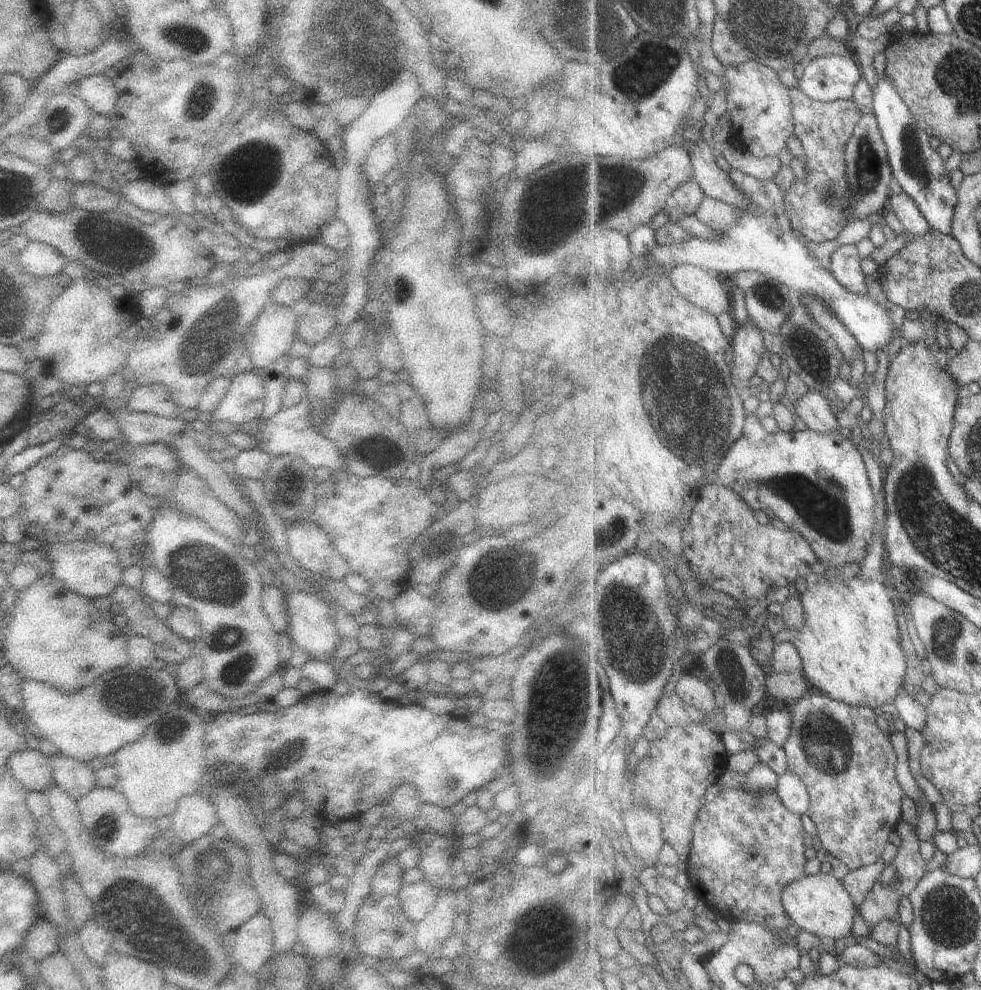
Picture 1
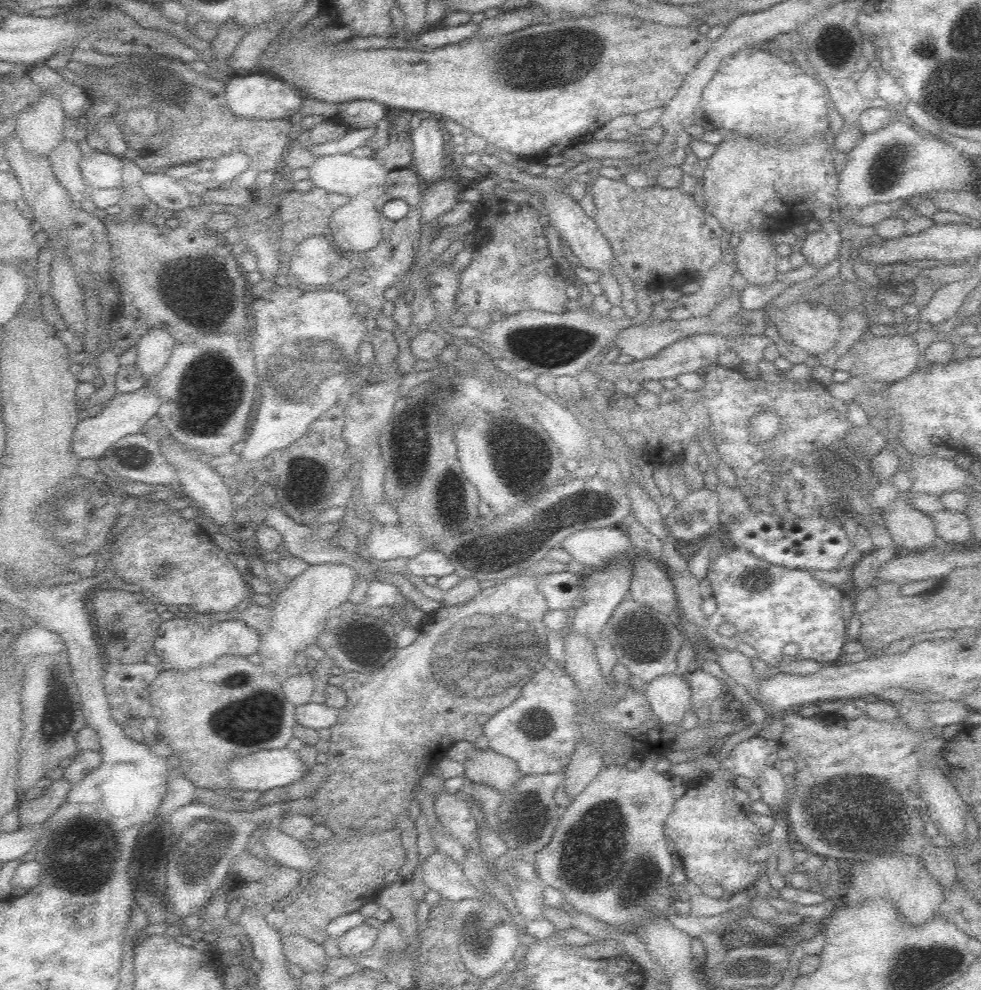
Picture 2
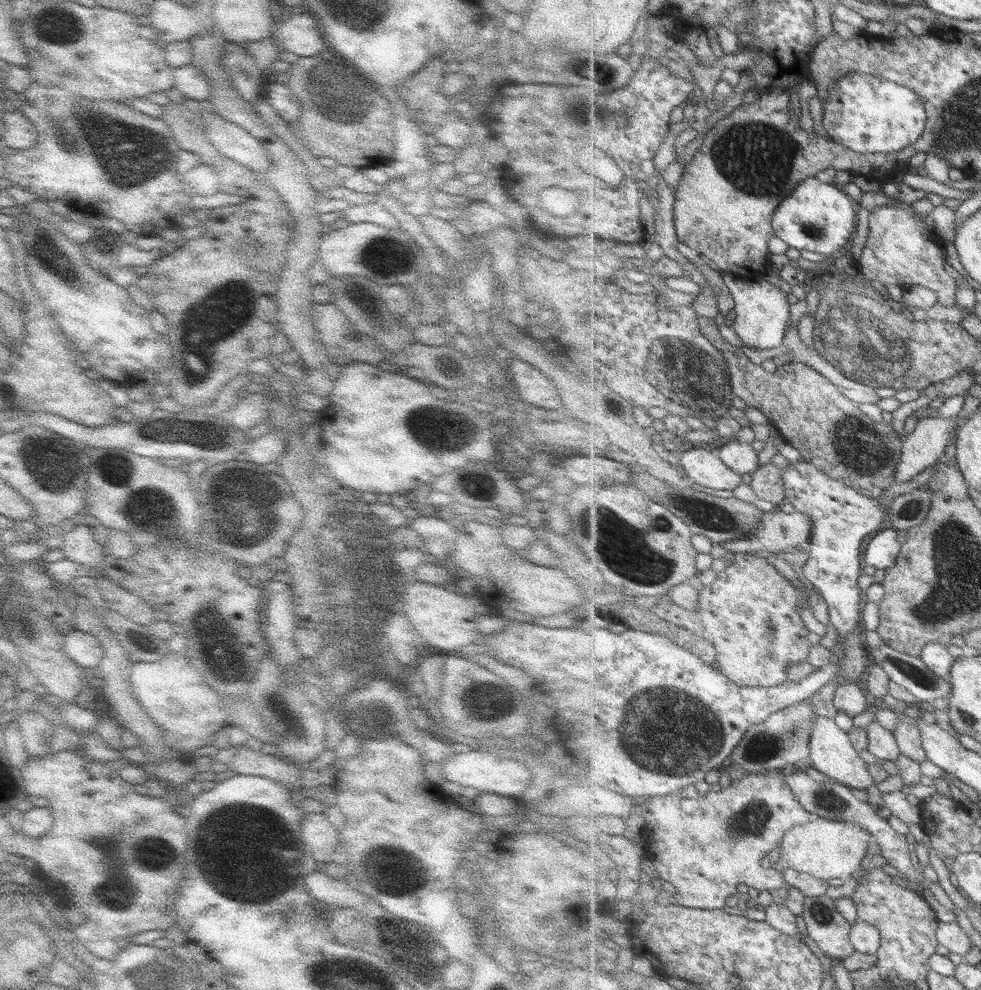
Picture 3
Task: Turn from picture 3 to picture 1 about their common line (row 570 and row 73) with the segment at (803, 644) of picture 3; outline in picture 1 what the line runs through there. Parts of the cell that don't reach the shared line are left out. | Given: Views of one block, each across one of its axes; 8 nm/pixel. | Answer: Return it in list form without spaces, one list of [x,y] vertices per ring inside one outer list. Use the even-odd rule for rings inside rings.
[[[756,60],[741,65],[722,65],[722,87],[726,90],[726,109],[730,117],[735,144],[741,142],[747,150],[758,157],[777,157],[785,150],[787,142],[796,136],[791,88],[787,88],[778,71]]]

